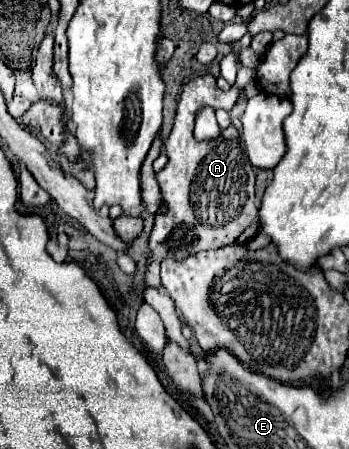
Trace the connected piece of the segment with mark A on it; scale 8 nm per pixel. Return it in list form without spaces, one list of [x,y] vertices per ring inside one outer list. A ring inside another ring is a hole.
[[[241,66],[237,71],[237,81],[230,91],[222,91],[216,85],[216,77],[206,73],[200,75],[192,81],[188,81],[180,93],[180,101],[178,101],[178,111],[176,111],[176,119],[174,119],[174,127],[170,137],[166,139],[166,155],[168,155],[168,163],[166,167],[158,173],[158,183],[162,189],[162,197],[164,203],[168,205],[166,213],[160,213],[154,219],[154,229],[150,235],[150,249],[152,249],[152,261],[148,265],[148,273],[146,273],[146,285],[150,287],[160,287],[160,261],[166,257],[178,259],[182,261],[186,255],[194,255],[198,251],[206,251],[206,249],[218,249],[224,245],[234,245],[234,243],[244,243],[248,239],[252,239],[258,231],[258,209],[260,205],[256,203],[256,195],[254,195],[254,169],[248,161],[248,155],[244,153],[244,141],[238,133],[238,129],[234,125],[230,125],[228,129],[222,129],[218,139],[210,139],[210,141],[196,141],[194,139],[194,119],[196,113],[202,107],[212,107],[214,111],[224,109],[230,111],[236,103],[239,87],[245,87],[248,83],[255,80],[255,70]]]

